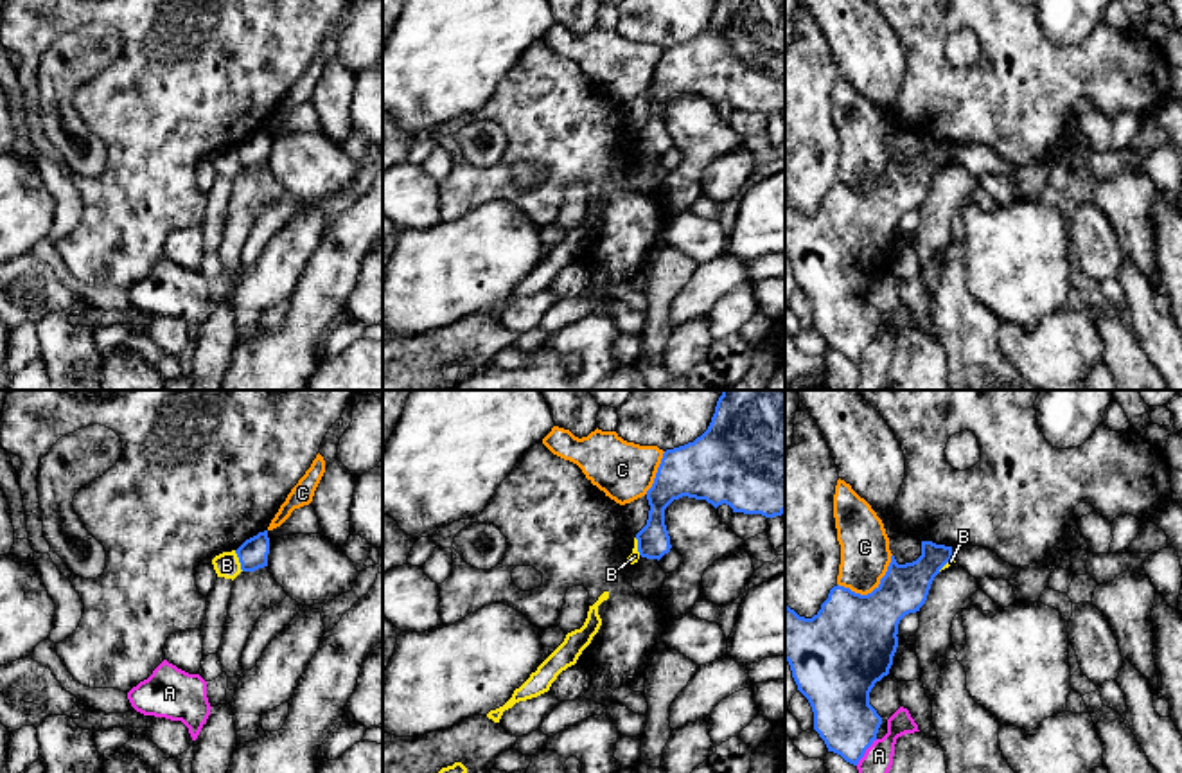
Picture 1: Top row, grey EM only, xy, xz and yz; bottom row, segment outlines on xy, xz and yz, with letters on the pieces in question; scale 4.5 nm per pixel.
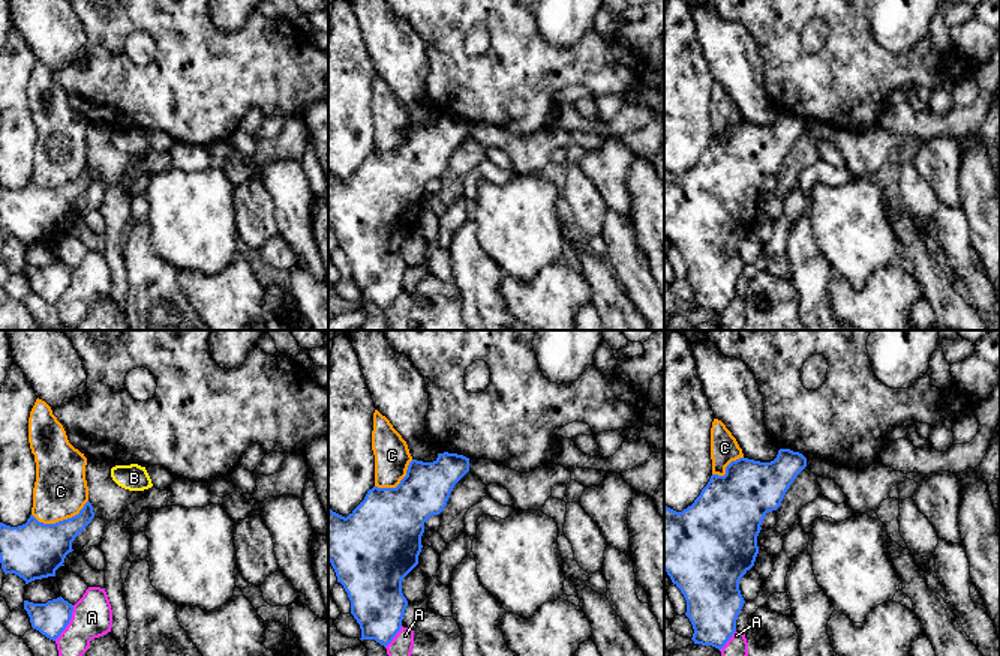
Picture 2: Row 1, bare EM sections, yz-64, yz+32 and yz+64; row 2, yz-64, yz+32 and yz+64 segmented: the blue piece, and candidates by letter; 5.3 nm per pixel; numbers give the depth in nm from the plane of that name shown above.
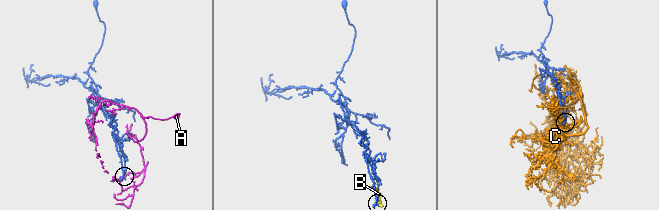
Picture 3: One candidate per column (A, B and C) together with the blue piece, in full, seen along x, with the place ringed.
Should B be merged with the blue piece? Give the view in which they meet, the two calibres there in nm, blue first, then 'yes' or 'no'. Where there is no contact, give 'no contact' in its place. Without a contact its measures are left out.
meets blue in xy; 130 nm thick on the blue side, 120 nm on the other; no

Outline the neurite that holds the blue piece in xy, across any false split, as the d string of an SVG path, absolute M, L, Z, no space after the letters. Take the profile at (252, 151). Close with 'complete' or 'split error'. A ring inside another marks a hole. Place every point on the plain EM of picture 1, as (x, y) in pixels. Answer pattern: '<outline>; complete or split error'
M268 128L259 129L257 133L246 137L237 147L235 147L241 167L243 169L255 169L259 165L268 164L268 151L269 151L269 135Z; complete

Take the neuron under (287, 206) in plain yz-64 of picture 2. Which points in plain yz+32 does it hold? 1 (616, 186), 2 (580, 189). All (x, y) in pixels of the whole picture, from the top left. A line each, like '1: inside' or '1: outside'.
1: inside
2: outside

